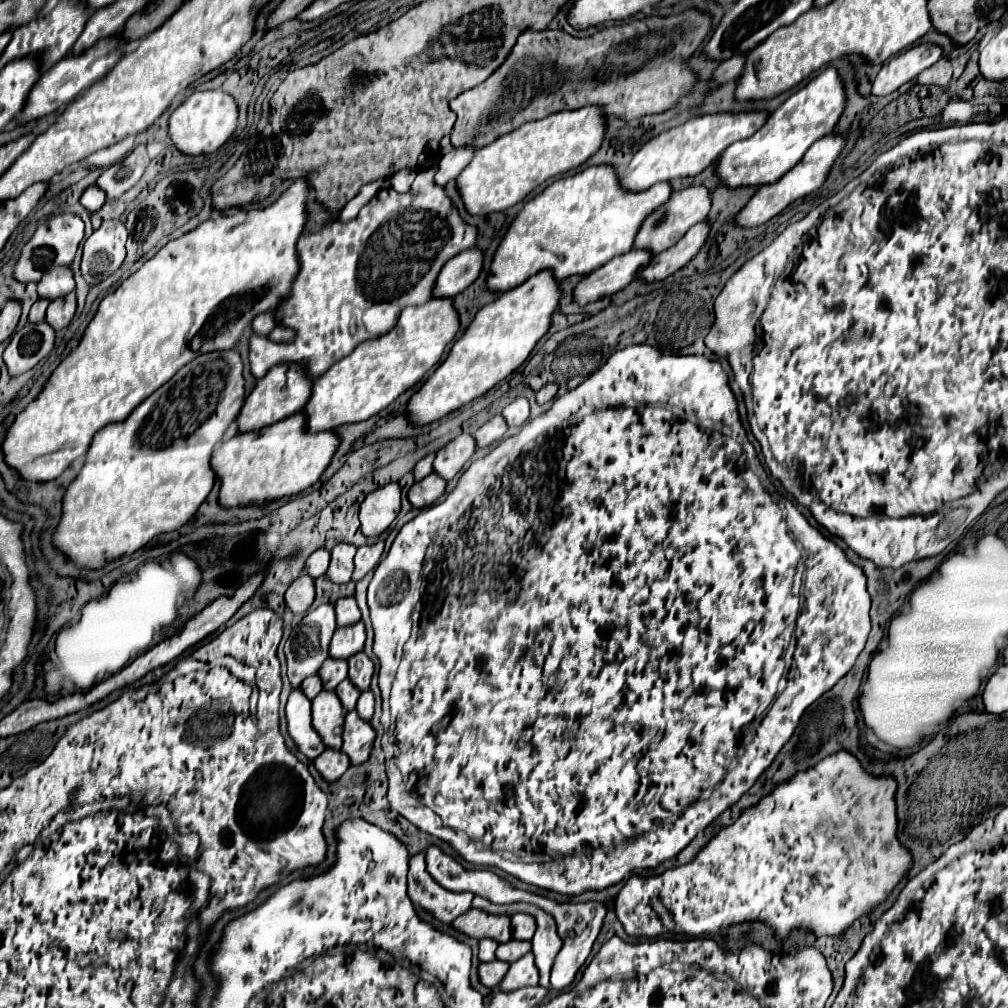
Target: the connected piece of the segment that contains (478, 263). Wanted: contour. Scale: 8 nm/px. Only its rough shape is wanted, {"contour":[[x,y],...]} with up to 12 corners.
{"contour":[[482,251],[452,257],[434,297],[456,297],[482,269]]}

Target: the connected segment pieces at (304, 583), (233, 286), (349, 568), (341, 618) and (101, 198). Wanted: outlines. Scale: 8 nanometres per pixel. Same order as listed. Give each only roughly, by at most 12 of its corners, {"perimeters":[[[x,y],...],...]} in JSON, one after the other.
{"perimeters":[[[308,573],[286,591],[292,613],[304,613],[314,601],[314,579]],[[304,181],[106,295],[6,429],[46,483],[298,273]],[[340,543],[332,549],[328,577],[334,583],[352,579],[356,547]],[[342,597],[336,605],[338,627],[360,621],[354,597]],[[96,185],[86,187],[80,203],[90,213],[106,201],[104,191]]]}

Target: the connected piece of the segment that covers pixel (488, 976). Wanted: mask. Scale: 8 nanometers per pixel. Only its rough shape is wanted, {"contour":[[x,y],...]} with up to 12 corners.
{"contour":[[490,961],[478,965],[480,983],[498,987],[508,963]]}

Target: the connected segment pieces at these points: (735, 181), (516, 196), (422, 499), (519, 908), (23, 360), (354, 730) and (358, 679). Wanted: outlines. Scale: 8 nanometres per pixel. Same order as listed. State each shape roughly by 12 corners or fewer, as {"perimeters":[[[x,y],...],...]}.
{"perimeters":[[[828,67],[716,161],[728,189],[776,183],[832,133],[846,95]],[[600,107],[560,111],[478,149],[466,213],[506,211],[596,153]],[[432,473],[410,487],[414,507],[434,505],[444,495],[446,481]],[[474,897],[472,907],[536,919],[532,953],[540,971],[540,985],[550,987],[550,969],[562,941],[554,917],[528,903],[494,905]],[[26,323],[4,349],[12,377],[54,347],[54,329]],[[356,711],[346,713],[342,751],[352,765],[368,759],[374,729]],[[364,651],[348,659],[348,679],[370,689],[374,663]]]}

